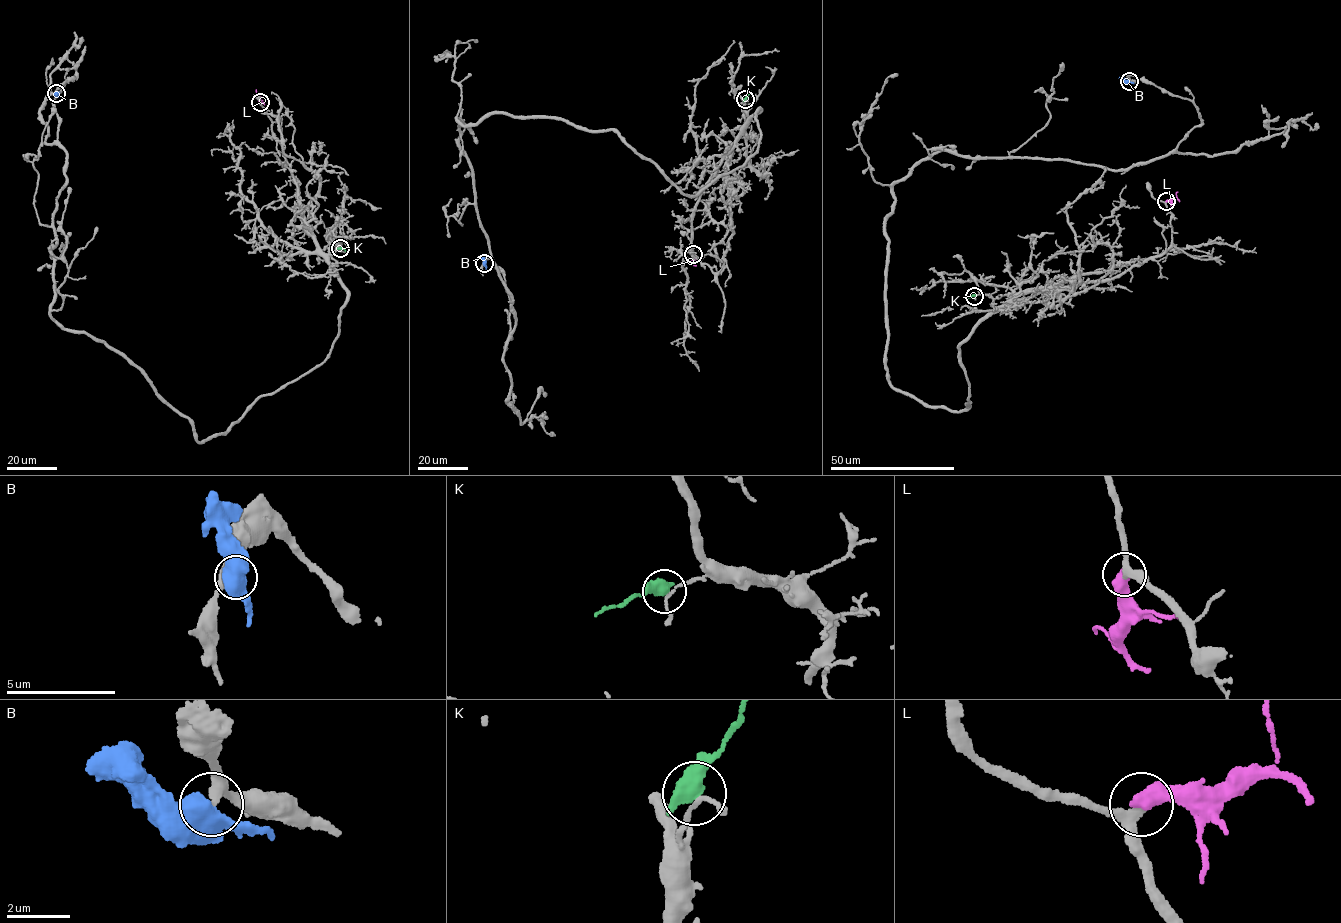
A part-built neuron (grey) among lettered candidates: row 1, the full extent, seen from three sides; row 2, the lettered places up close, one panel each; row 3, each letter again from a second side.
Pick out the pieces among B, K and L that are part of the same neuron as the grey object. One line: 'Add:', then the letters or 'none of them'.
Add: L

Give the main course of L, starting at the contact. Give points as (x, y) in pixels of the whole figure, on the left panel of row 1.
L: (259, 102), (256, 89)

